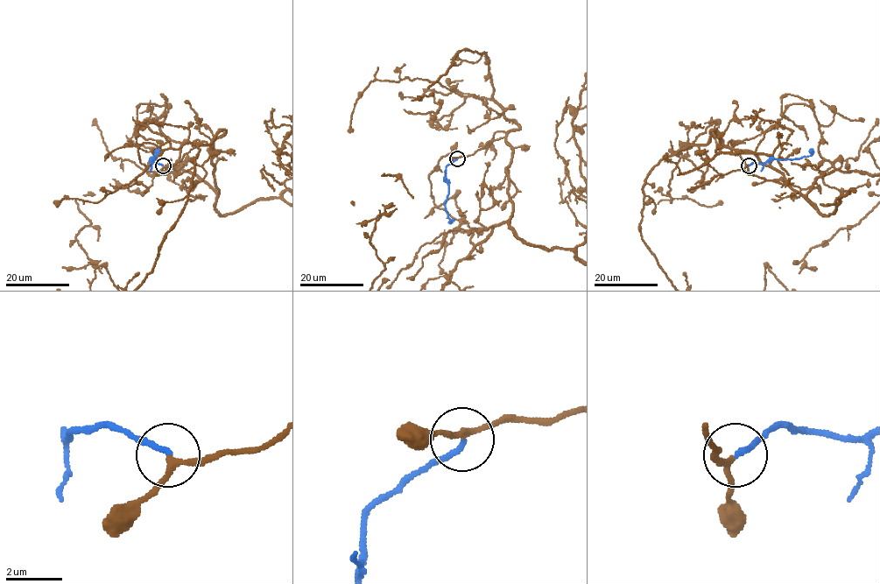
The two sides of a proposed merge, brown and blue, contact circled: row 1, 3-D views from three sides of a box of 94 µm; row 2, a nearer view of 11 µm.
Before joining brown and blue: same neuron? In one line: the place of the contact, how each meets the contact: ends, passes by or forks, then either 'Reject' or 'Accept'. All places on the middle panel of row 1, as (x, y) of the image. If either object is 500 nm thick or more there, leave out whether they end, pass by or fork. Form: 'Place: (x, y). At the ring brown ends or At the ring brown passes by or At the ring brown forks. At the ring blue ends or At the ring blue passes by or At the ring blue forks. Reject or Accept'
Place: (457, 158). At the ring brown passes by. At the ring blue ends. Accept

